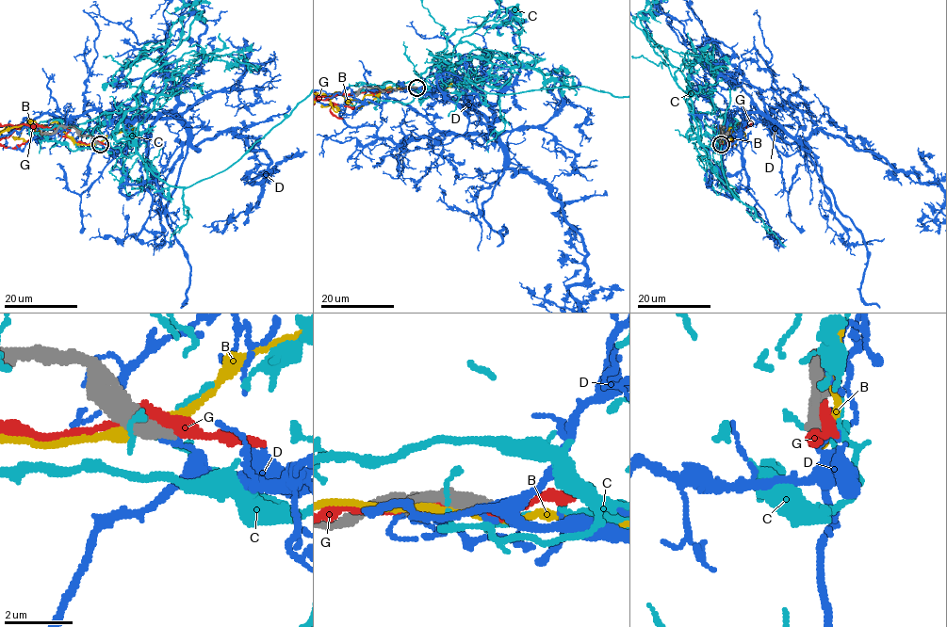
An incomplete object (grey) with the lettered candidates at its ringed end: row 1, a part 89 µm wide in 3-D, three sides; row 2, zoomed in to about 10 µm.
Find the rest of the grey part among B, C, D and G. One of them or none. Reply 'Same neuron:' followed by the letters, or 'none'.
Same neuron: none

